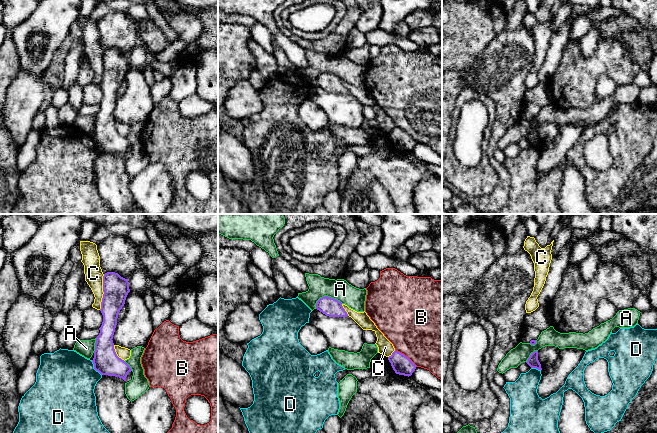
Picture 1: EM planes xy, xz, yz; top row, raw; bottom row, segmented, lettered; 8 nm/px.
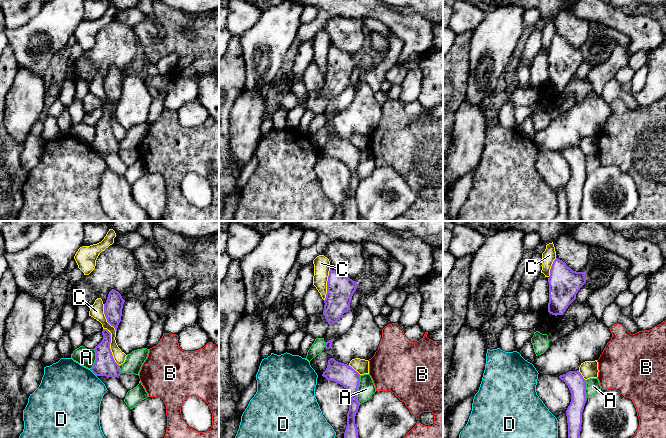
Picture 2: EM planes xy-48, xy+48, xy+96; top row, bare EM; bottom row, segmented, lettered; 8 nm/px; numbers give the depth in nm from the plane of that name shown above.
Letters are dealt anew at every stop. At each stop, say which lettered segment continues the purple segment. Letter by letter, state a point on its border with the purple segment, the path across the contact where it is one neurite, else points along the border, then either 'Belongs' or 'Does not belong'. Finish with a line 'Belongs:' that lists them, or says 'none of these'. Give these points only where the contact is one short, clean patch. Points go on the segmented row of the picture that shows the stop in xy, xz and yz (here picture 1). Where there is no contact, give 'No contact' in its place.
A: Touches purple at xz (326, 296). Does not belong
B: Touches purple at xz (406, 356). Does not belong
C: Touches purple at xy (103, 291). Does not belong
D: Touches purple at xy (94, 368). Boundary: xy (91, 360), (94, 368), (101, 375). Does not belong
Belongs: none of these

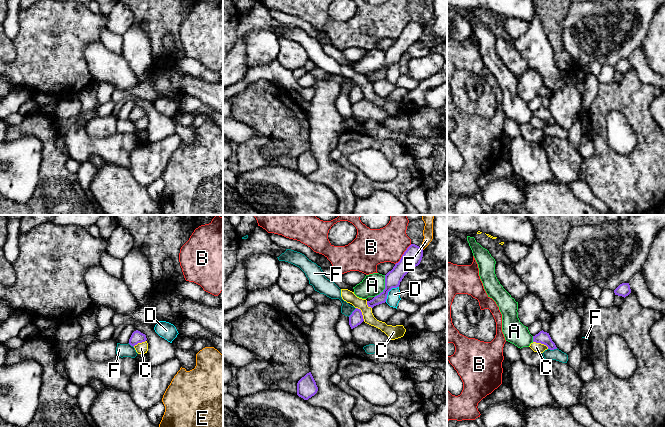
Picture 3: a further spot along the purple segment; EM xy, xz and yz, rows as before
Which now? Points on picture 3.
A: Touches purple at xz (385, 287). Boundary: xz (385, 275), (385, 287), (374, 297). Does not belong
B: Touches purple at xz (403, 254). Boundary: xz (411, 244), (395, 264). Does not belong
C: Touches purple at yz (541, 343). Boundary: yz (533, 341), (543, 343), (548, 348). Does not belong
D: Touches purple at xz (388, 291). Does not belong
E: Touches purple at xz (421, 248). Boundary: xz (420, 247), (423, 249). Does not belong
F: Touches purple at yz (552, 349). Boundary: yz (557, 348), (548, 349). Does not belong
Belongs: none of these

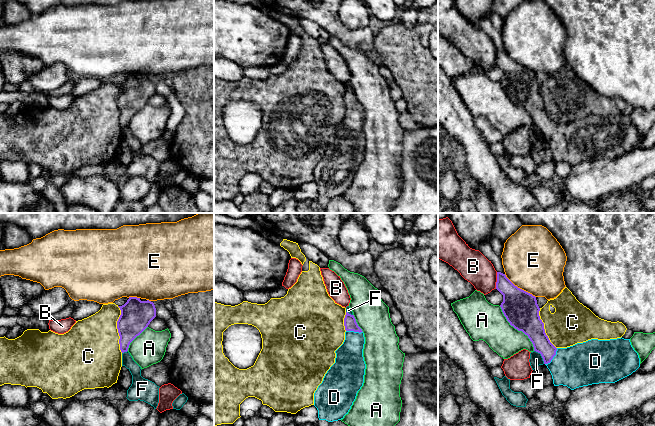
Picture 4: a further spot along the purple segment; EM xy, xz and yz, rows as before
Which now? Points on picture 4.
A: Touches purple at yz (517, 329). Does not belong
B: Touches purple at yz (497, 280). Does not belong
C: Touches purple at xy (117, 328). Does not belong
D: Touches purple at yz (553, 356). Path across: yz (535, 331), (542, 345), (553, 356), (564, 364), (583, 364). Belongs
E: Touches purple at yz (519, 288). Does not belong
F: Touches purple at yz (541, 355). Boundary: yz (534, 350), (540, 354), (544, 363). Does not belong
Belongs: D

